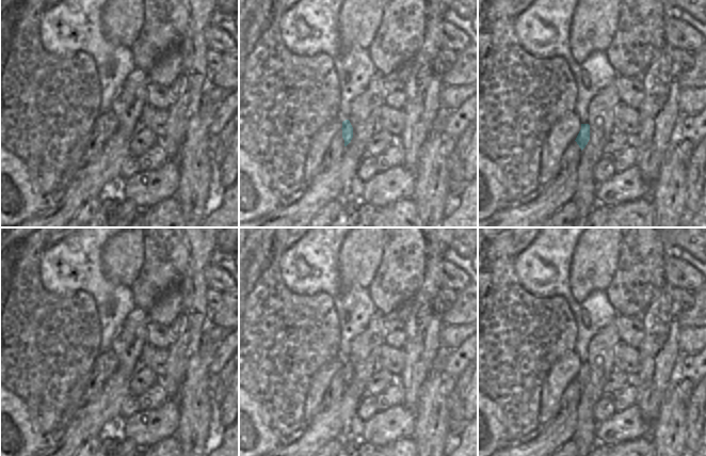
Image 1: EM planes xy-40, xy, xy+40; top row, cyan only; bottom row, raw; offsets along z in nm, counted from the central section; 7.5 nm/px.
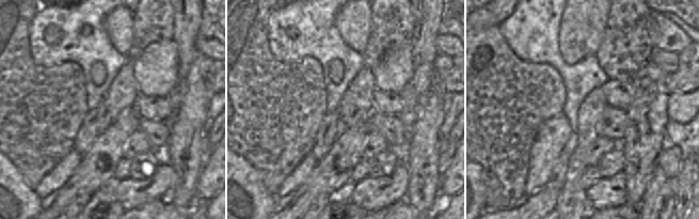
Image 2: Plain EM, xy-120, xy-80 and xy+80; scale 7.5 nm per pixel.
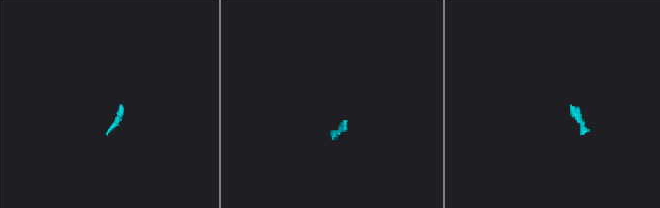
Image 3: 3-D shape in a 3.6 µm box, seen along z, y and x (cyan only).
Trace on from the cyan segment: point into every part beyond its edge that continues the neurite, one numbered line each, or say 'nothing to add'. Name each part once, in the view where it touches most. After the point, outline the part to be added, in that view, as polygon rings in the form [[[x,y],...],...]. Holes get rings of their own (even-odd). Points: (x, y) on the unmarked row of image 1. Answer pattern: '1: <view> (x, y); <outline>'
nothing to add

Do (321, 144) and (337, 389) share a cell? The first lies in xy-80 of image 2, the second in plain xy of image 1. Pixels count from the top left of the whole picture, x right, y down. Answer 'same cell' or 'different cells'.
same cell

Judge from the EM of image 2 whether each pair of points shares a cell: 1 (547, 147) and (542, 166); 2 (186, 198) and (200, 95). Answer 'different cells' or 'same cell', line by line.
1: same cell
2: same cell

